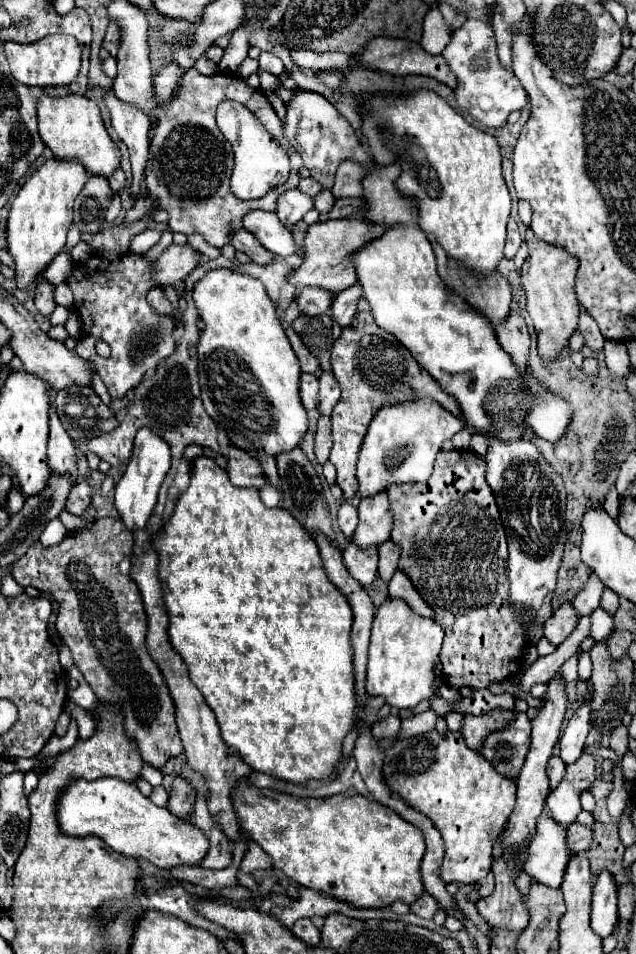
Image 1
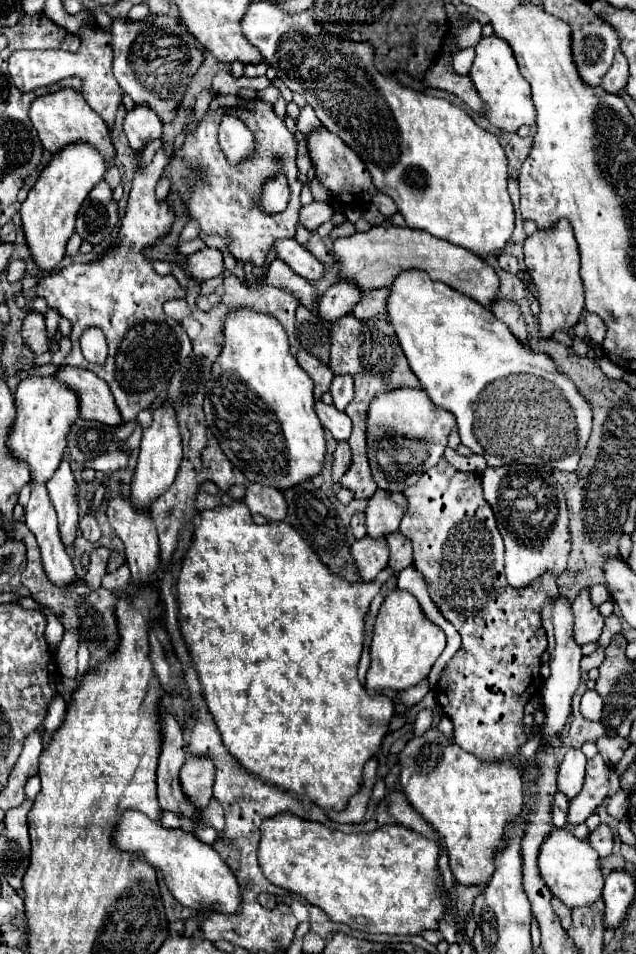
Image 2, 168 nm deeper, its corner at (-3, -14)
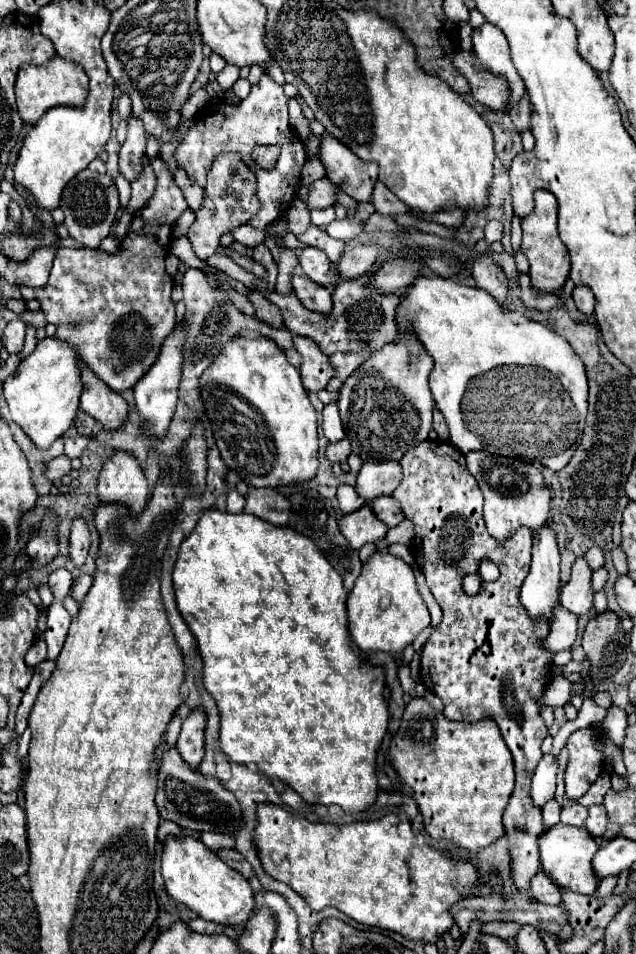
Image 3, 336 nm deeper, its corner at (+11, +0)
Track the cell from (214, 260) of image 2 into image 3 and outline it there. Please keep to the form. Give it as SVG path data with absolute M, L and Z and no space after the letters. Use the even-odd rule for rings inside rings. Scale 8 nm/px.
M220 153L208 171L208 181L204 187L204 203L196 211L196 219L188 231L194 253L206 261L220 247L220 237L246 225L258 211L260 199L256 197L256 173L244 163L240 153Z

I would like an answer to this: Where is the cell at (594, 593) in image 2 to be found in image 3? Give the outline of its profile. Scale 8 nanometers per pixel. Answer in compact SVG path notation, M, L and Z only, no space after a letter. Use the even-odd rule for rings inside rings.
M594 545L594 547L590 547L588 551L586 551L586 561L588 561L588 565L590 565L590 569L598 569L598 567L602 567L604 565L604 551L602 551L602 547L598 547L598 545Z

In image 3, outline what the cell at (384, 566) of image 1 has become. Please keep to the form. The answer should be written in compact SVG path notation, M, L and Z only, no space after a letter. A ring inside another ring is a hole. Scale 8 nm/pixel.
M386 495L386 497L376 497L376 499L372 501L372 509L374 509L376 517L378 517L380 521L384 521L388 527L396 527L396 525L404 519L404 513L402 513L398 501L396 501L394 497L390 497L390 495Z

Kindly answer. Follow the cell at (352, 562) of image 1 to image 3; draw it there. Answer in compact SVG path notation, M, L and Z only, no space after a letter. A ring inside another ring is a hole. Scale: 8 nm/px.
M366 503L356 513L348 513L340 519L340 531L346 541L360 549L364 543L380 543L386 537L388 527L372 513L372 507Z

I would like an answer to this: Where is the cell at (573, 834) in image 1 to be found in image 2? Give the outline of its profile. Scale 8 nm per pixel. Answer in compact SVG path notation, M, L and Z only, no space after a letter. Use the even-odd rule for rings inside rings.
M602 823L598 829L594 829L594 831L588 835L588 843L598 851L600 859L604 859L606 855L610 855L612 843L614 843L614 837L612 837L610 827Z

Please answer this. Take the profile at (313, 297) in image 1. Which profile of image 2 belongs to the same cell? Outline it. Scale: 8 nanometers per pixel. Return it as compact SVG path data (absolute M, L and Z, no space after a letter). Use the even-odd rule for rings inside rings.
M334 283L324 295L320 295L316 303L318 317L322 321L334 323L346 313L350 313L350 309L354 307L354 303L358 303L360 297L362 291L354 291L354 287L342 287L340 283Z

